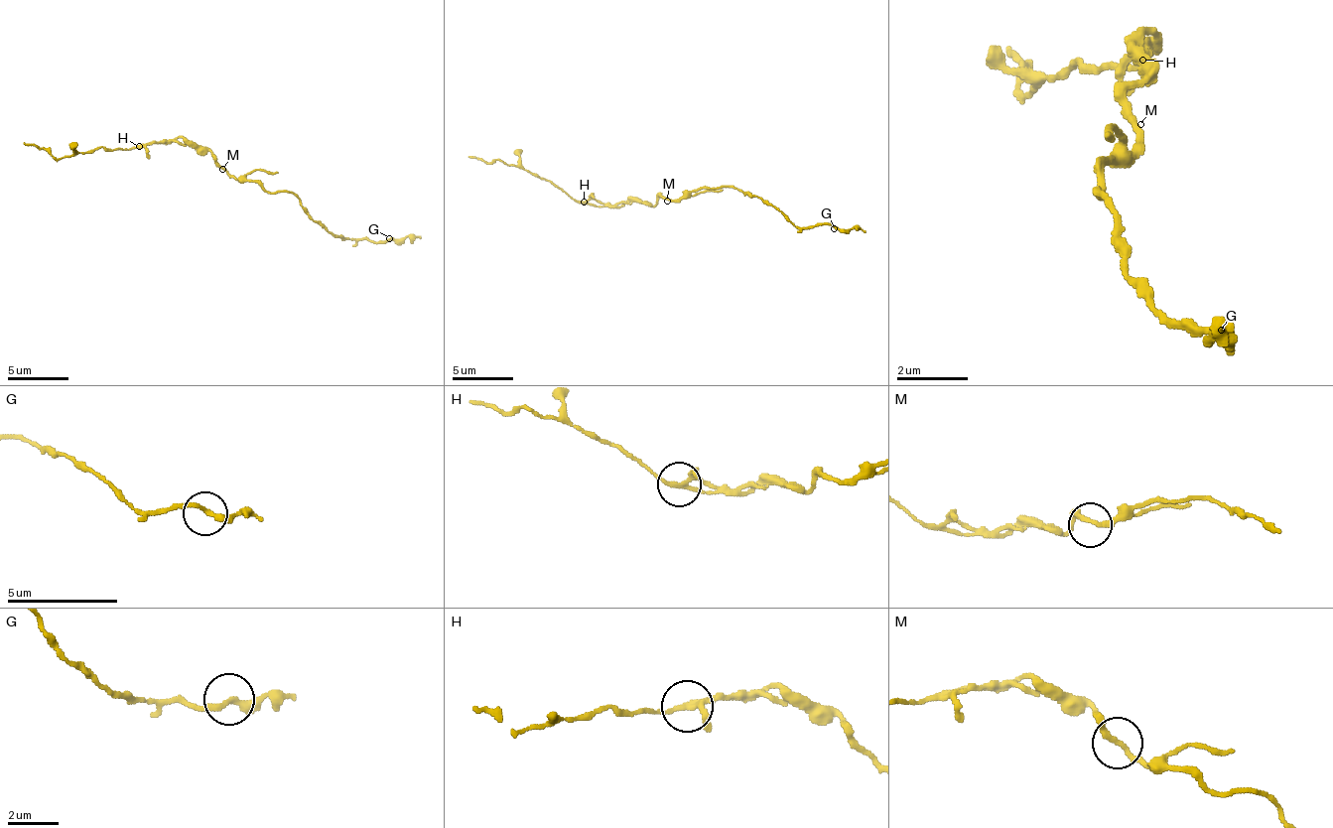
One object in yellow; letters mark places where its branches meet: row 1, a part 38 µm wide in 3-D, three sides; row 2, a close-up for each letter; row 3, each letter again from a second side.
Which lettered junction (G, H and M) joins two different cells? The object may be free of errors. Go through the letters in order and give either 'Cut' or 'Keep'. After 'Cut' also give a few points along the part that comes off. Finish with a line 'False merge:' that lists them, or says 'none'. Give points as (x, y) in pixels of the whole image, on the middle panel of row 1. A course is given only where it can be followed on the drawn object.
G: Keep
H: Cut. Course of the part to remove: (583, 201), (595, 198), (603, 204), (631, 204)
M: Keep
False merge: H

